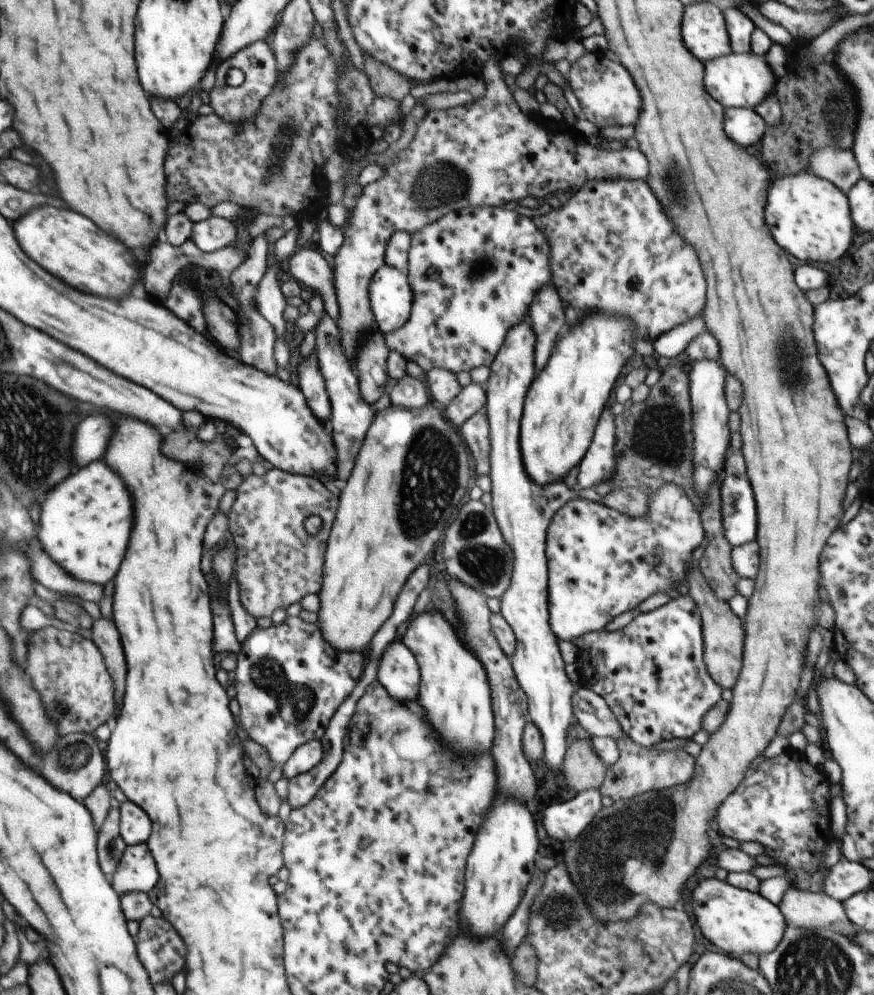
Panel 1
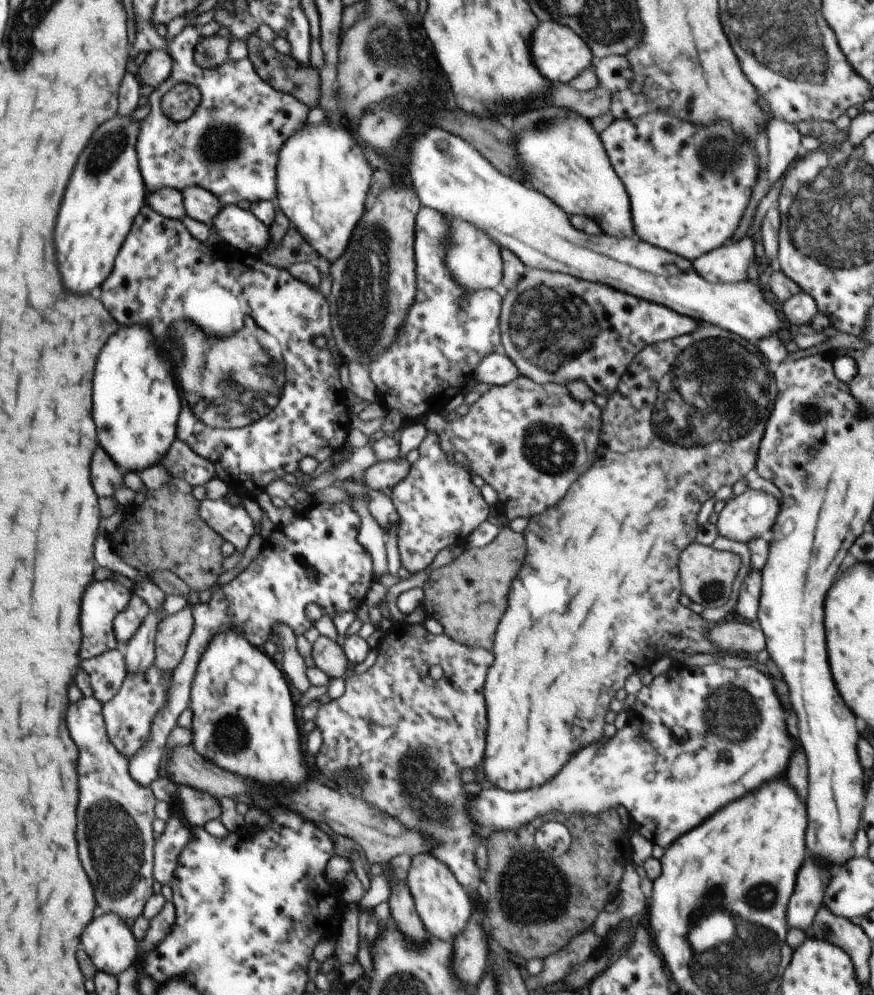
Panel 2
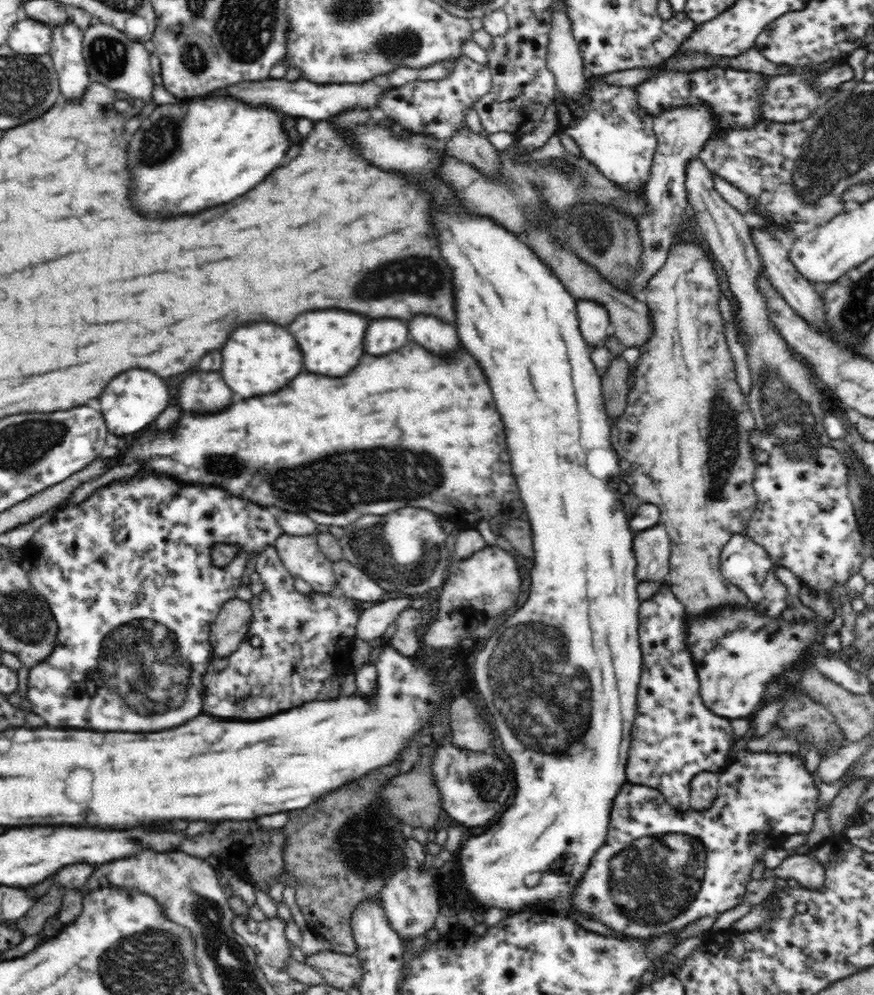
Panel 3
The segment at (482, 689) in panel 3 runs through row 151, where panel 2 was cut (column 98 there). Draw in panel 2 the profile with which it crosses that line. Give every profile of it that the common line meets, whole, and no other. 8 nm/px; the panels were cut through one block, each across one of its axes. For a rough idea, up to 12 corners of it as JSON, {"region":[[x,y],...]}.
{"region":[[120,326],[94,378],[98,440],[125,473],[176,438],[170,360]]}

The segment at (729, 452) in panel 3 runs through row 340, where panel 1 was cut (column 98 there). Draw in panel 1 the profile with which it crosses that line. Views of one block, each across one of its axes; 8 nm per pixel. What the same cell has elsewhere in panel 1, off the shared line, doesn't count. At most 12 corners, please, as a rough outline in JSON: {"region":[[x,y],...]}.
{"region":[[46,626],[32,684],[61,735],[114,718],[114,682],[92,640]]}

